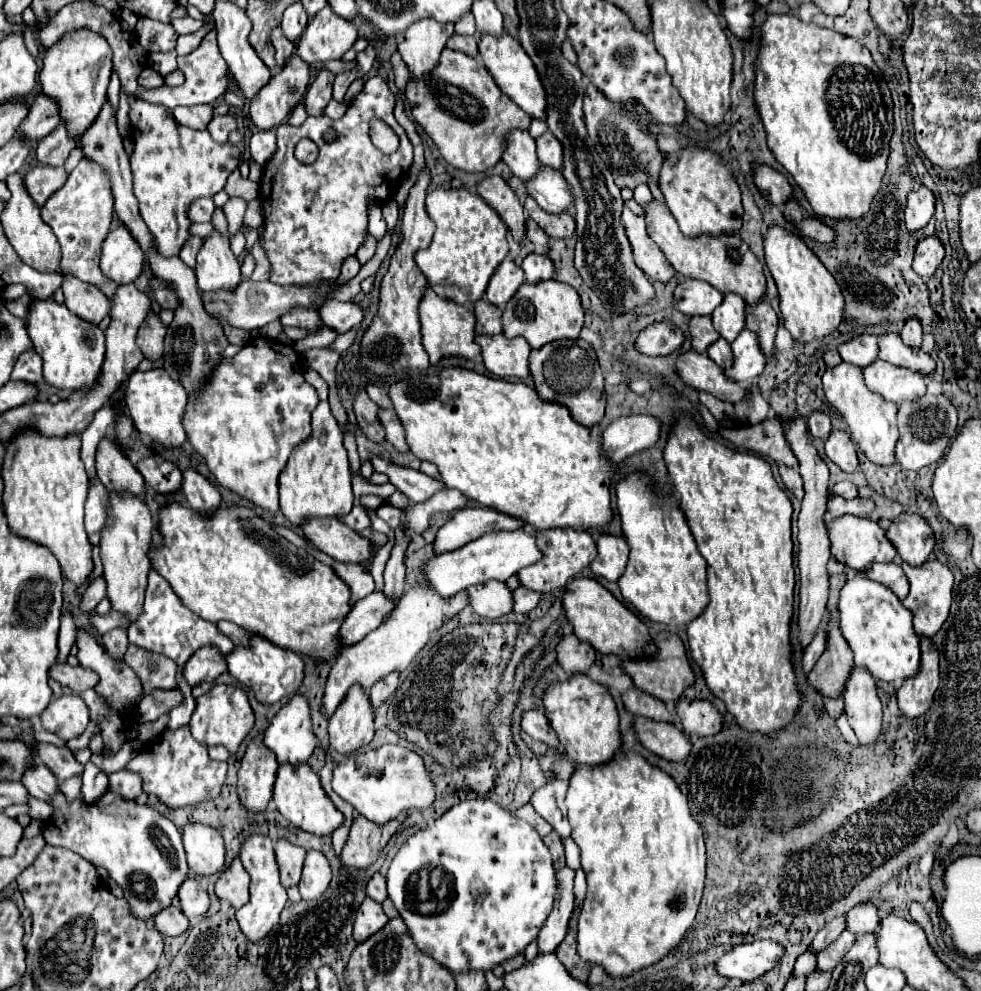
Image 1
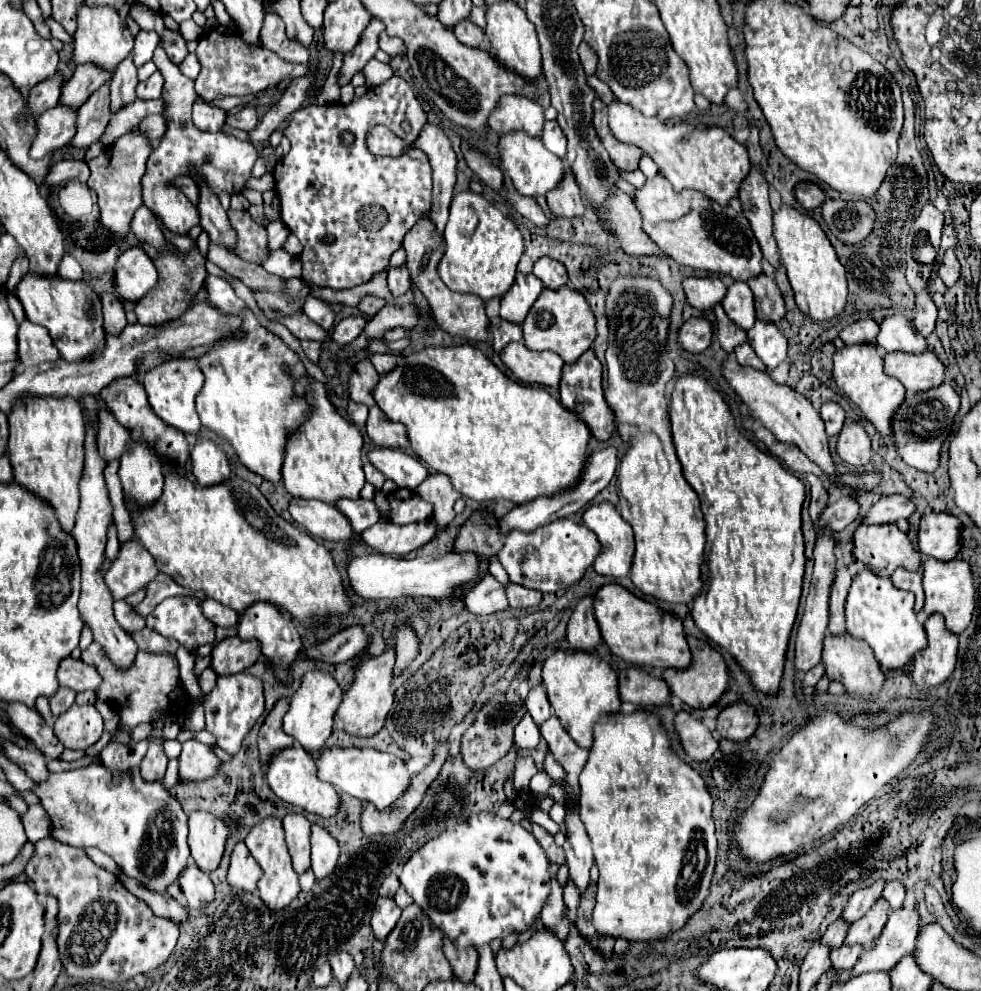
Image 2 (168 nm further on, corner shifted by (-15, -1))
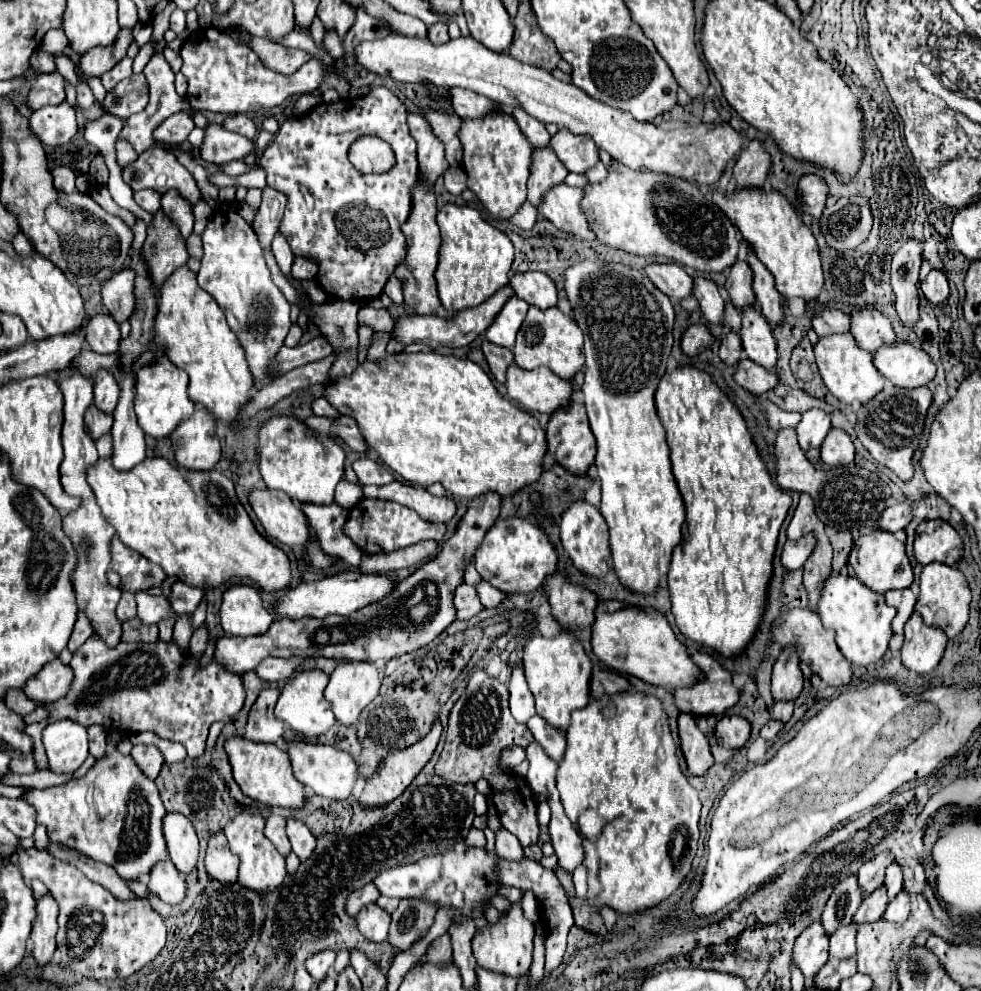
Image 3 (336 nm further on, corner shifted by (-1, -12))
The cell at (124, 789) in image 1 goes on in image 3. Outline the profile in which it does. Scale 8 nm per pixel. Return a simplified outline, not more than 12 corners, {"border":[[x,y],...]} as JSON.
{"border":[[138,744],[132,758],[152,780],[164,756],[156,746]]}

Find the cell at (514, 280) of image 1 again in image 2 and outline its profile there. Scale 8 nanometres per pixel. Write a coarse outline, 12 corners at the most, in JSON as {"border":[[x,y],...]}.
{"border":[[518,273],[502,297],[500,317],[522,323],[542,291],[532,273]]}

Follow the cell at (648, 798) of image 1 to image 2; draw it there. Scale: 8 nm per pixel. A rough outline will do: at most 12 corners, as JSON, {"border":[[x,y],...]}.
{"border":[[602,717],[580,773],[594,929],[656,943],[710,895],[704,779],[658,717]]}

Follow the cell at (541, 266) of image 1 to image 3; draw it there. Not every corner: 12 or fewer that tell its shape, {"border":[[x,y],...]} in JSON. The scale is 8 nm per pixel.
{"border":[[540,272],[514,274],[514,294],[546,310],[556,306],[556,286]]}

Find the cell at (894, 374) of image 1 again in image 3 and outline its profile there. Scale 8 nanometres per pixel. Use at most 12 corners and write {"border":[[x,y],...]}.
{"border":[[904,340],[878,348],[874,366],[900,388],[926,386],[932,358]]}

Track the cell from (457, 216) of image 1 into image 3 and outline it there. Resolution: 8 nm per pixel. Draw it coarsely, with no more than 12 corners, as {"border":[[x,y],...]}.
{"border":[[446,204],[436,270],[446,310],[508,280],[510,238],[470,206]]}

